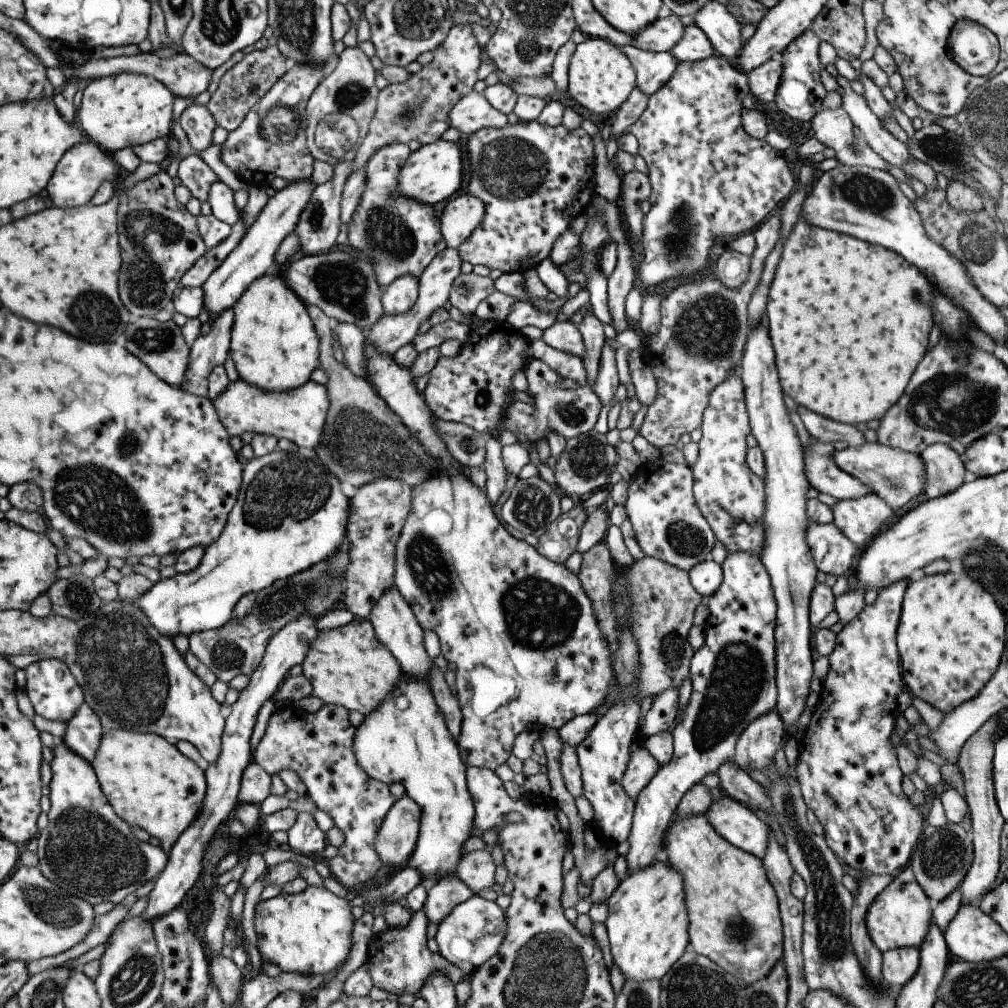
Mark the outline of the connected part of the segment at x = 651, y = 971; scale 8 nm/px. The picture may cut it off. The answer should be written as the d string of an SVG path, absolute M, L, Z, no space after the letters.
M665 858L630 873L619 882L606 905L607 916L603 924L610 954L625 981L659 980L689 947L683 879Z

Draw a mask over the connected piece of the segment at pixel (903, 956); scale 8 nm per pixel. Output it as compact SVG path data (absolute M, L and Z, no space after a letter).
M892 948L881 953L881 976L887 986L900 988L915 974L920 963L918 948Z

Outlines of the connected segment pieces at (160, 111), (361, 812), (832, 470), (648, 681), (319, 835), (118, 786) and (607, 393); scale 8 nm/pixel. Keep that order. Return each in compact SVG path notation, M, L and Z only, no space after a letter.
M121 73L95 79L83 90L78 109L80 126L90 140L111 154L121 148L164 139L172 134L175 97L164 82L151 75Z
M323 704L315 713L307 713L299 708L299 714L293 714L291 705L283 705L283 708L279 707L277 712L273 712L268 718L266 729L252 752L252 760L270 775L277 774L283 768L293 770L305 786L306 796L311 798L317 809L331 817L334 826L343 833L344 841L338 848L337 856L327 860L327 867L335 881L345 888L353 888L371 880L381 872L379 869L384 866L375 852L373 841L376 838L378 826L384 820L389 807L395 802L395 798L386 784L369 778L357 766L352 751L355 727L349 723L347 713L348 710L341 705Z
M811 439L808 446L802 447L803 470L808 485L837 501L873 493L856 478L840 470L834 463L834 452L832 443L822 443L817 439Z
M643 557L633 561L626 572L626 588L630 599L631 622L630 631L638 648L638 686L634 688L639 703L645 695L658 695L667 689L678 689L680 683L690 678L690 660L694 650L688 641L689 629L693 626L692 614L695 607L701 602L701 595L695 592L688 579L688 572L679 570L670 564Z
M306 812L297 813L296 821L287 834L287 844L295 853L305 856L313 857L327 845L325 833L319 830L312 814Z
M115 729L104 733L95 761L92 762L100 779L102 790L116 813L132 827L145 830L150 836L157 838L165 854L170 855L173 845L191 826L203 808L207 794L207 778L189 758L181 754L169 739L155 733L140 733L129 729Z
M605 343L600 350L597 378L591 387L599 398L601 406L609 404L614 399L618 383L614 350Z

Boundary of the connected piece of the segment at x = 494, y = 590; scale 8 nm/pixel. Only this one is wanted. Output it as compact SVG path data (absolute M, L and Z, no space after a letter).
M364 335L364 361L366 367L365 380L369 386L377 393L377 396L385 402L405 425L411 436L422 446L422 449L432 459L436 459L439 468L436 473L430 474L424 481L410 487L410 511L402 522L402 527L397 537L394 550L394 573L393 586L398 593L407 601L411 612L417 619L422 630L433 631L440 644L440 654L447 662L453 662L455 670L455 691L460 711L462 723L460 733L456 743L461 757L461 762L466 767L483 767L494 771L499 765L507 760L512 752L512 744L517 734L521 731L531 729L558 729L571 718L590 714L593 709L600 705L606 697L608 682L612 675L610 669L610 652L607 643L604 641L602 632L597 626L595 615L593 614L592 602L587 598L578 578L569 572L561 563L554 563L544 556L541 556L535 547L530 546L523 539L516 539L510 535L506 528L498 521L493 513L491 503L488 501L484 490L471 483L468 477L468 468L465 468L455 461L450 452L446 449L446 444L442 443L441 437L436 433L433 426L436 418L426 405L424 394L416 389L416 382L408 368L399 366L391 355L386 355L378 351L373 345L365 341Z

